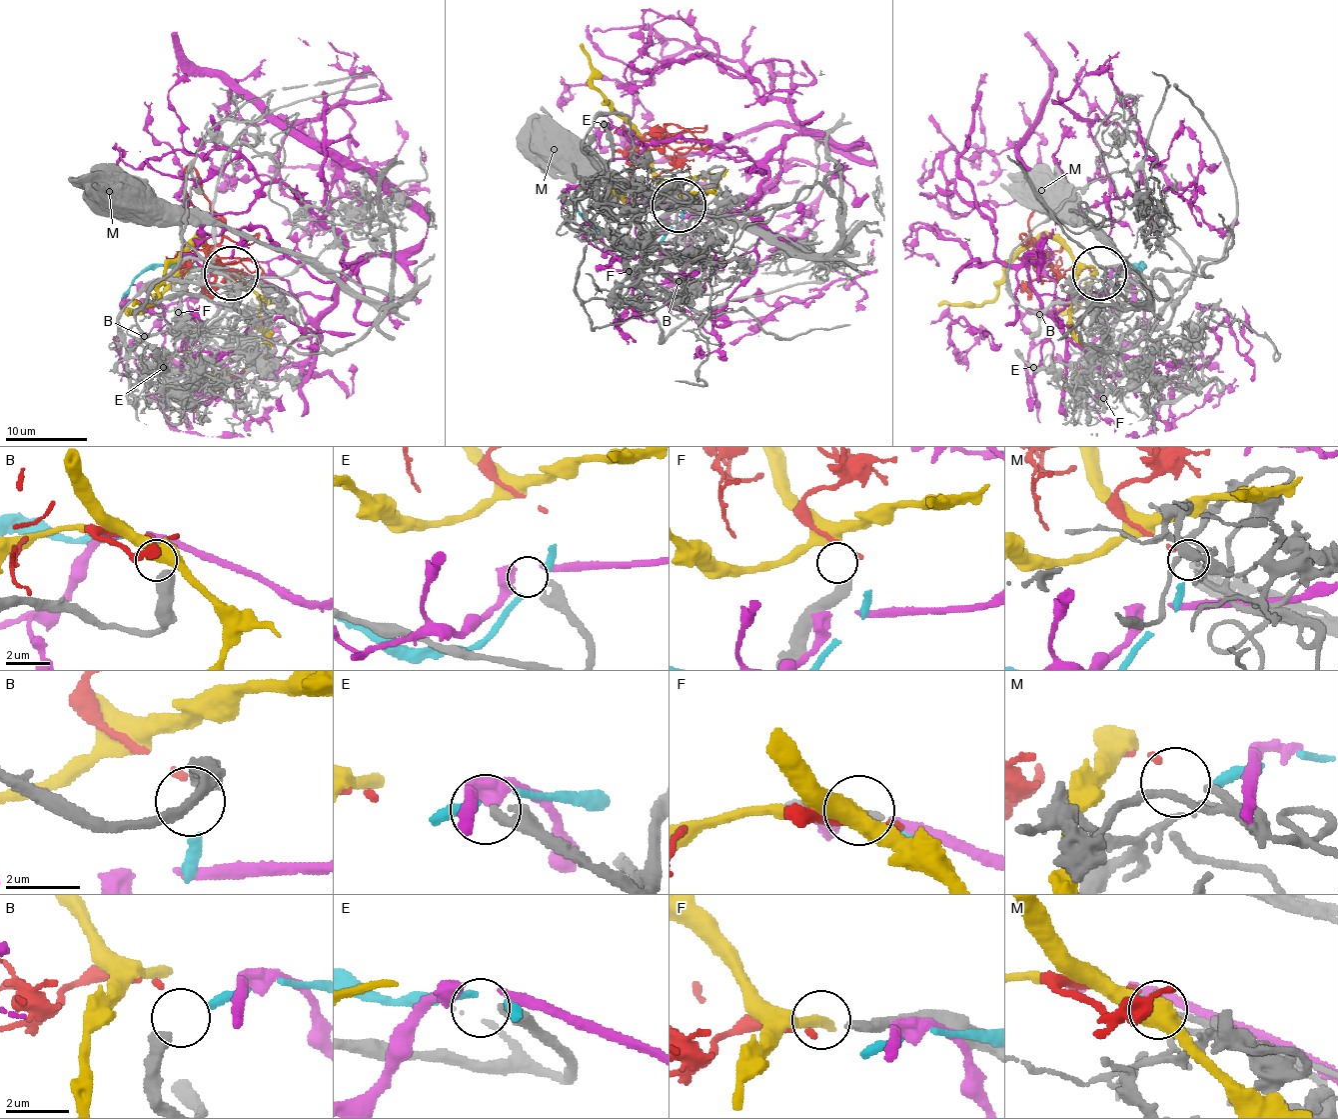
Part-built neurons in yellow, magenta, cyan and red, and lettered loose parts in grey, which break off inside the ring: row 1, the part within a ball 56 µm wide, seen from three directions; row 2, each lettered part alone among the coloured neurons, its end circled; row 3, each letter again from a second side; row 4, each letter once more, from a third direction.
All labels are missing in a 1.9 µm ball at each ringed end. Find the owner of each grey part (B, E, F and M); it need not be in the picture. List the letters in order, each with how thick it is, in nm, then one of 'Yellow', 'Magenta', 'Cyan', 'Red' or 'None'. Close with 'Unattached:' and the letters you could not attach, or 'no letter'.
B: Thickness 550 nm. Cyan
E: Thickness 380 nm. None
F: Thickness 400 nm. Yellow
M: Thickness 110 nm. Red
Unattached: E

